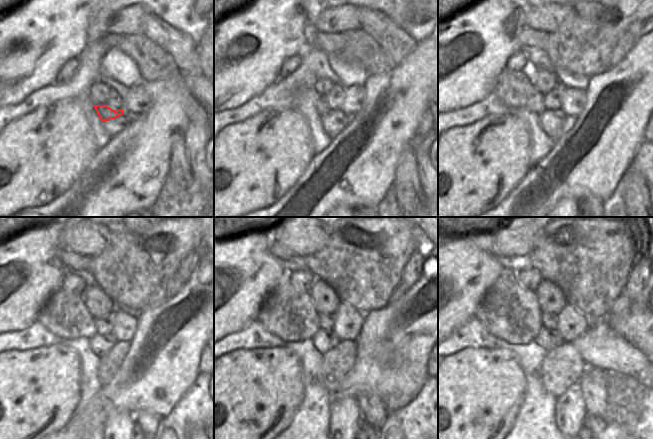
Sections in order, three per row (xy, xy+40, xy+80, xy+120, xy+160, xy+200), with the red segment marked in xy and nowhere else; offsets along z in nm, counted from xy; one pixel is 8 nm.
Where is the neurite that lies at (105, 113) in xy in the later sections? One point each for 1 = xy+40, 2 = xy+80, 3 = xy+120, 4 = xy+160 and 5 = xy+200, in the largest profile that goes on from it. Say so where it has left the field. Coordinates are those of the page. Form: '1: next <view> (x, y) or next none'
1: next xy+40 (322, 108)
2: next xy+80 (516, 90)
3: next xy+120 (65, 315)
4: next xy+160 (287, 313)
5: next xy+200 (509, 311)

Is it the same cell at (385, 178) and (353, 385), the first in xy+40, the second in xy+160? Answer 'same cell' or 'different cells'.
same cell

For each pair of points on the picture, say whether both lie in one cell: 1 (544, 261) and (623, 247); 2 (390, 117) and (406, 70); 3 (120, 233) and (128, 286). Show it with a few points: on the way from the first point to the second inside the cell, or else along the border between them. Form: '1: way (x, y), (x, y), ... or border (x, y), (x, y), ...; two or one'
1: way (564, 255), (597, 255), (603, 249); one
2: way (396, 105), (407, 94), (408, 82); one
3: way (126, 246), (128, 249), (128, 273); one

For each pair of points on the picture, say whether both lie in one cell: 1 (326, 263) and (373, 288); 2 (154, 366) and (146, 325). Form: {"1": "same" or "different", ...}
{"1": "same", "2": "same"}

